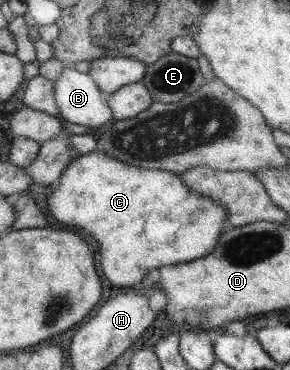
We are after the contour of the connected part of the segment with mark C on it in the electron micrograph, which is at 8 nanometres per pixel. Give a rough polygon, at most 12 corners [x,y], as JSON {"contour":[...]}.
{"contour":[[97,150],[59,175],[55,221],[119,287],[211,253],[223,204]]}

